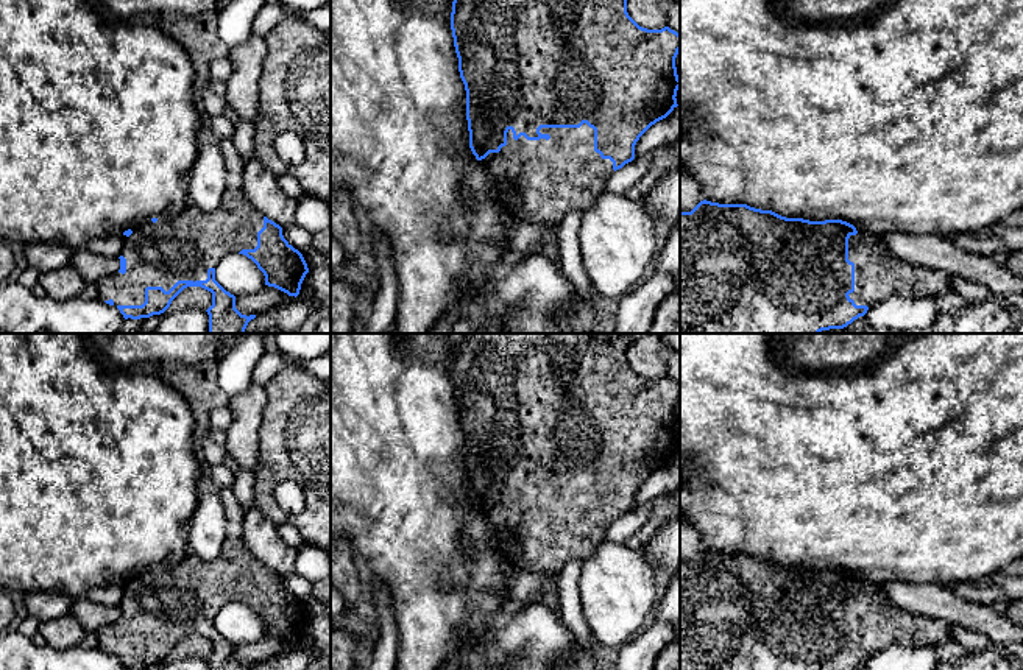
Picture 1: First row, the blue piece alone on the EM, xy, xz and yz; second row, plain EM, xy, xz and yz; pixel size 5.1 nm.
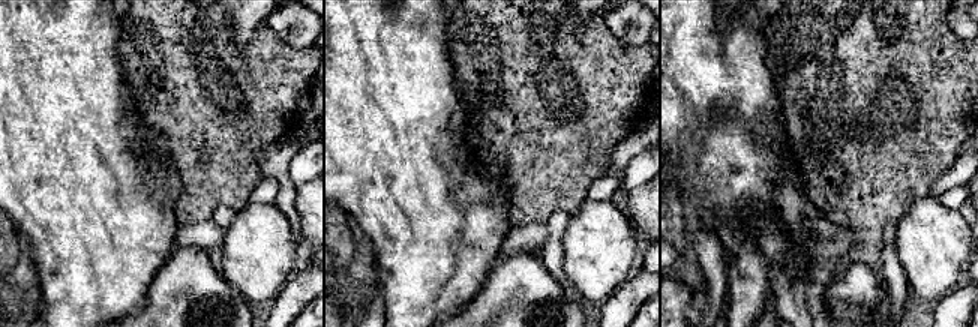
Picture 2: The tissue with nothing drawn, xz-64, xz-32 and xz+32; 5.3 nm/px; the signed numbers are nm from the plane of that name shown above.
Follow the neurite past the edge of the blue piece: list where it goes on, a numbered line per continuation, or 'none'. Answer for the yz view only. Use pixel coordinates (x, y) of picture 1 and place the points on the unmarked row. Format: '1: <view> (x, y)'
1: yz (878, 624)

